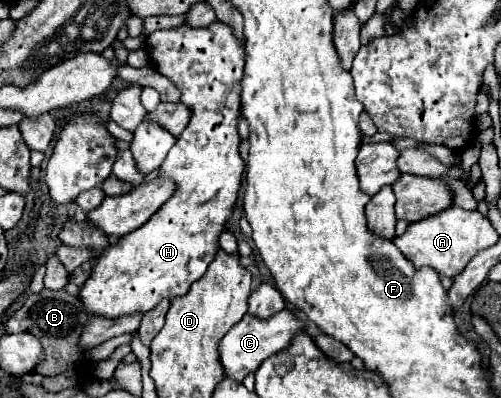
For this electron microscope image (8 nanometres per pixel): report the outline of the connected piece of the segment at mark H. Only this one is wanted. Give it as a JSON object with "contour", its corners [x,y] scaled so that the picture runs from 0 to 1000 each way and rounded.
{"contour":[[[425,55],[413,70],[381,70],[365,60],[357,70],[313,75],[293,90],[289,126],[309,156],[313,176],[361,226],[361,256],[381,271],[385,291],[317,422],[317,447],[341,447],[353,462],[349,487],[281,573],[242,593],[234,613],[218,613],[190,653],[182,698],[158,729],[158,754],[166,754],[174,784],[182,784],[182,794],[206,794],[218,804],[257,789],[289,789],[325,749],[341,754],[349,744],[365,744],[377,719],[409,688],[437,623],[437,588],[461,543],[461,523],[481,467],[481,437],[489,427],[489,407],[477,387],[481,347],[473,337],[489,121],[473,106],[465,75],[445,55]]]}

